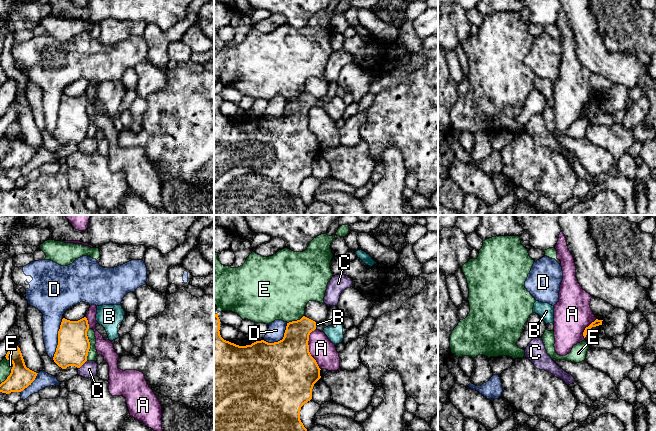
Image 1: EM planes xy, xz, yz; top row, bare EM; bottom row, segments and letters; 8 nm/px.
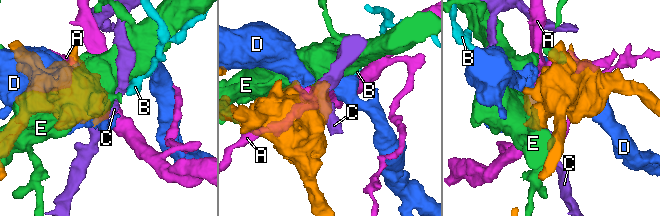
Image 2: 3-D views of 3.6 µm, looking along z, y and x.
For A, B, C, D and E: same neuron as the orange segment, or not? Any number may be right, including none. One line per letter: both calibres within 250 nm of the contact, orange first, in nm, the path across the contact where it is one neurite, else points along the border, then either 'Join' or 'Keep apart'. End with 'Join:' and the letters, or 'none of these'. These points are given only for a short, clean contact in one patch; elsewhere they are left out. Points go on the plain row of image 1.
A: Thickness 480 nm (orange) against 190 nm. Keep apart
B: Thickness 240 nm (orange) against 30 nm. Path across: xz (294, 124), (295, 117), (315, 101), (317, 100). Join
C: Thickness 260 nm (orange) against 130 nm. Boundary: xy (86, 136), (78, 144). Keep apart
D: Thickness 260 nm (orange) against 190 nm. Keep apart
E: Thickness 260 nm (orange) against 70 nm. Keep apart
Join: B

